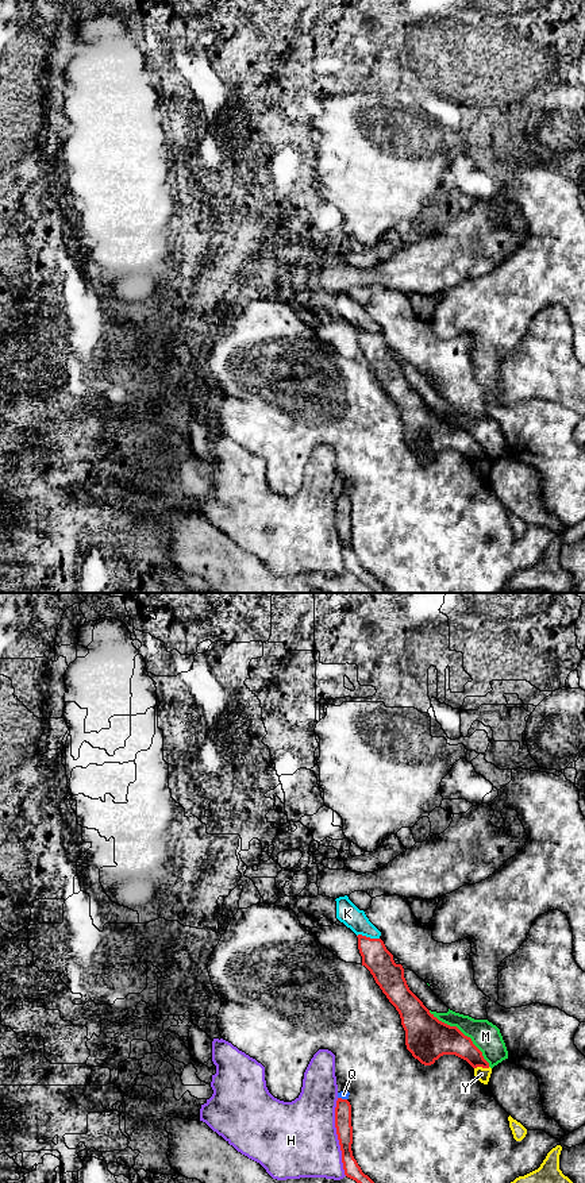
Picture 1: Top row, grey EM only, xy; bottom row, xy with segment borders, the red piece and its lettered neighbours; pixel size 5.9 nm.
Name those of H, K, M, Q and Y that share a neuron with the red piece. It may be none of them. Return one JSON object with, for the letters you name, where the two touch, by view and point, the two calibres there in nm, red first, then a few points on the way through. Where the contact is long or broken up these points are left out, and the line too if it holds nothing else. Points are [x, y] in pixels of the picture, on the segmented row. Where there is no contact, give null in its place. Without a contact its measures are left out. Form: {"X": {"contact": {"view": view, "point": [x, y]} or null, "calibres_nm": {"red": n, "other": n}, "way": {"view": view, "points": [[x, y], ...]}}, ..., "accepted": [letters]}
{"accepted": []}

